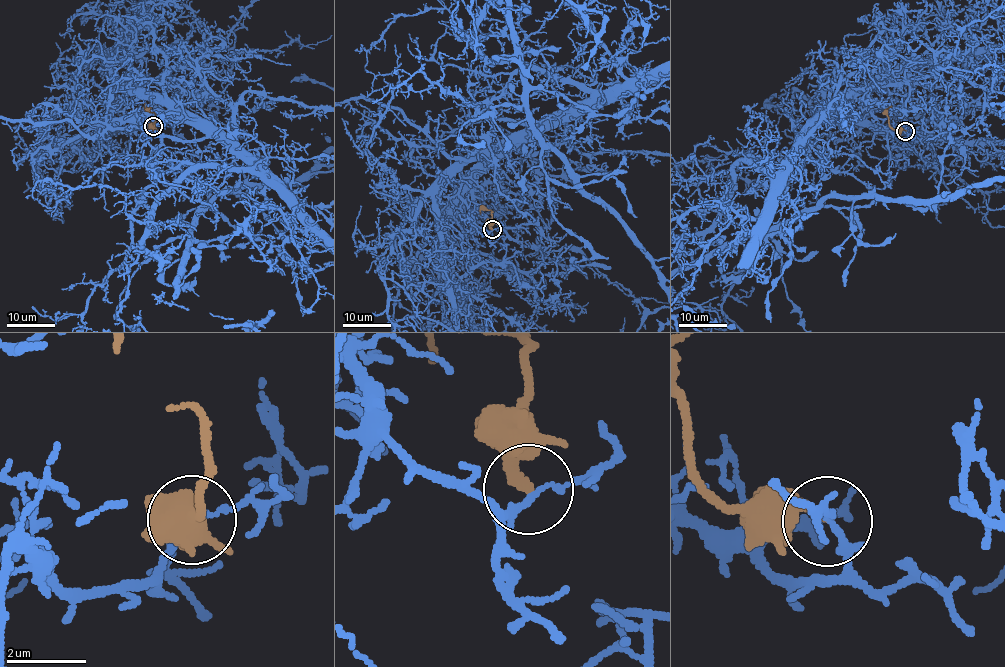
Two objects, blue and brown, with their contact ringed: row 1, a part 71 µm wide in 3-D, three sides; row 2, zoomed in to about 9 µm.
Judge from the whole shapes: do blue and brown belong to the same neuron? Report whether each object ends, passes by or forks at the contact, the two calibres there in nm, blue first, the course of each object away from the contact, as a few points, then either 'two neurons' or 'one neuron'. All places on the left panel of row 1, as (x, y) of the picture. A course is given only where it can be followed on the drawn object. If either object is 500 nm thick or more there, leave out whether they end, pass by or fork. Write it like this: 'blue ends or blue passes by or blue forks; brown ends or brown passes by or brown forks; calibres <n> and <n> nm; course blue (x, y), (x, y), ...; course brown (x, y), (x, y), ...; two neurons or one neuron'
blue passes by; brown ends; calibres 140 and 260 nm; course blue (154, 126), (124, 109), (259, 172), (159, 200), (137, 314), (219, 194); course brown (153, 126), (155, 115), (144, 103); two neurons

